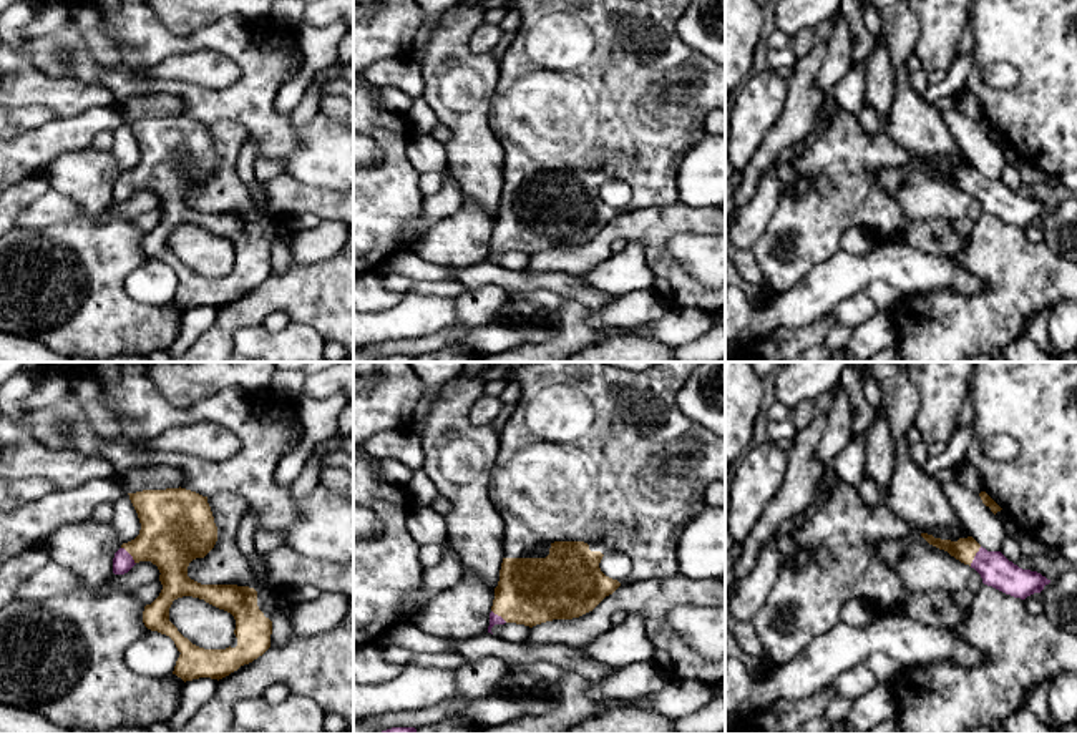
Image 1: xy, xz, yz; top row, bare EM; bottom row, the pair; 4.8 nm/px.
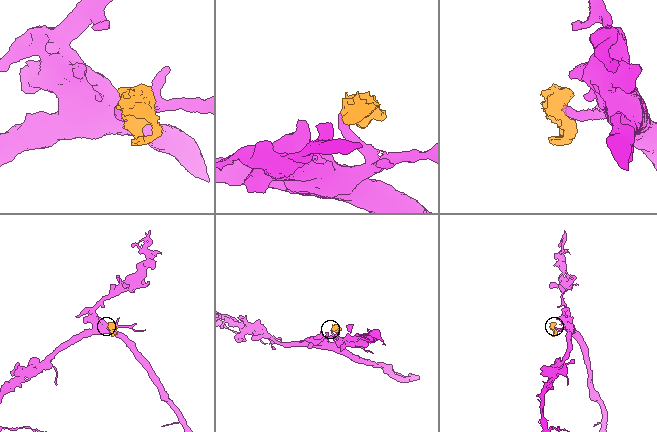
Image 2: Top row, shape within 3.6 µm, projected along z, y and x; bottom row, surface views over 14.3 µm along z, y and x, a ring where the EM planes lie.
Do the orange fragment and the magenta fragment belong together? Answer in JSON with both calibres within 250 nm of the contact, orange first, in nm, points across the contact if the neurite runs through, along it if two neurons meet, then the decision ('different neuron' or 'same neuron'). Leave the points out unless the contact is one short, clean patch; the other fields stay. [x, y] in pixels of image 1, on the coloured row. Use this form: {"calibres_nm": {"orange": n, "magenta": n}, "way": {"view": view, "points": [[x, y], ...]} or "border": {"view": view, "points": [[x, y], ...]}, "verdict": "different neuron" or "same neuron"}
{"calibres_nm": {"orange": 120, "magenta": 160}, "way": {"view": "yz", "points": [[964, 550], [974, 555], [996, 570]]}, "verdict": "same neuron"}

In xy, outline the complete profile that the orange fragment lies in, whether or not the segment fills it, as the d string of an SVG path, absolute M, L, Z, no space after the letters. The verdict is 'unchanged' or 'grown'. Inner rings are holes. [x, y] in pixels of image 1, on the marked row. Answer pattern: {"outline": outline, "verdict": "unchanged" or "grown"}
{"outline": "M181 487L128 495L141 530L115 553L113 573L124 575L139 561L158 566L163 590L144 606L143 623L174 641L181 654L173 674L184 683L199 678L219 681L262 656L270 648L274 613L282 611L289 618L297 603L287 599L282 590L201 585L188 576L189 563L204 558L217 541L207 497ZM183 596L204 599L234 616L236 629L229 648L204 649L178 631L169 621L169 608Z", "verdict": "grown"}

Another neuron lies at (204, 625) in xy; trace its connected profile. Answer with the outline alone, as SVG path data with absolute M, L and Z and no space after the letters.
M192 596L173 601L169 621L184 638L204 649L229 648L236 629L236 619L231 613Z

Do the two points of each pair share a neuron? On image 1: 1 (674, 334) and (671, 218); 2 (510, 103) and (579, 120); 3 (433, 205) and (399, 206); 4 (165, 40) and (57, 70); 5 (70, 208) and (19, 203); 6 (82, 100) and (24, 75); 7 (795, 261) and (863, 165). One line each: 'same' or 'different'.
1: different
2: same
3: different
4: same
5: different
6: same
7: same

